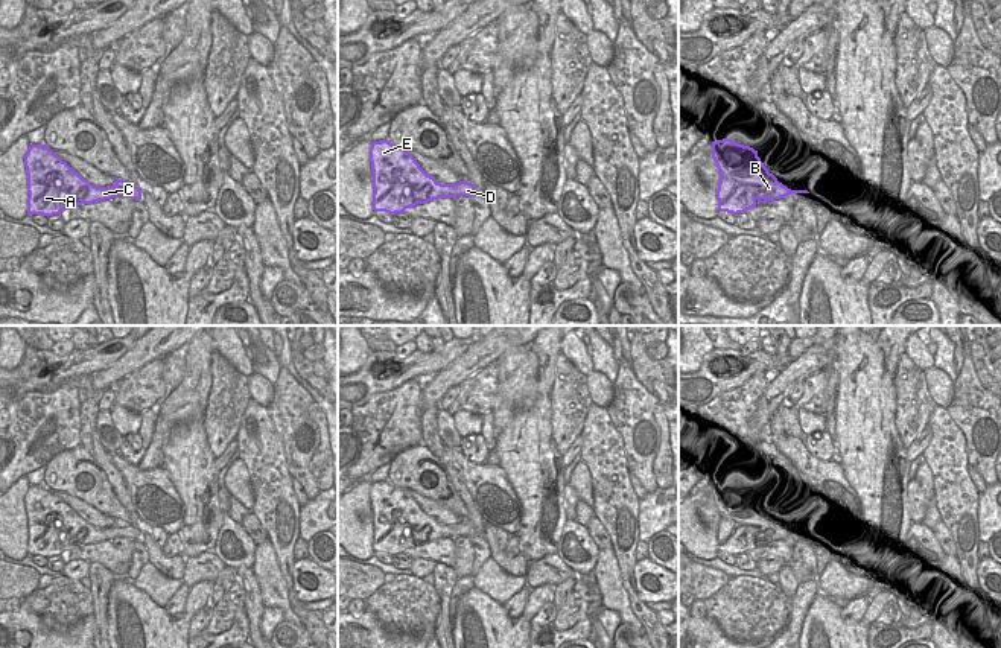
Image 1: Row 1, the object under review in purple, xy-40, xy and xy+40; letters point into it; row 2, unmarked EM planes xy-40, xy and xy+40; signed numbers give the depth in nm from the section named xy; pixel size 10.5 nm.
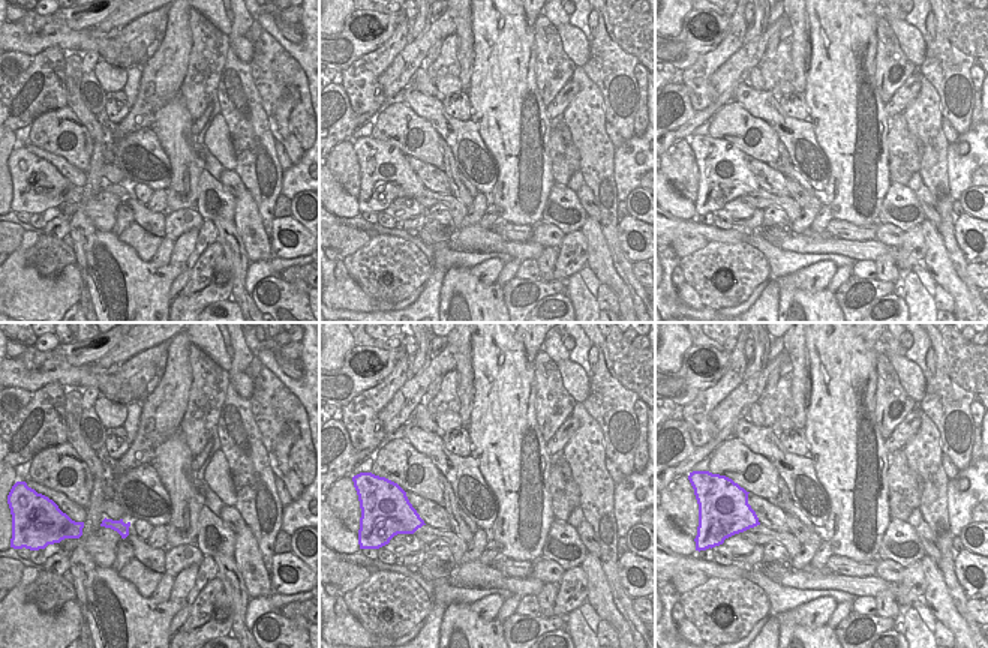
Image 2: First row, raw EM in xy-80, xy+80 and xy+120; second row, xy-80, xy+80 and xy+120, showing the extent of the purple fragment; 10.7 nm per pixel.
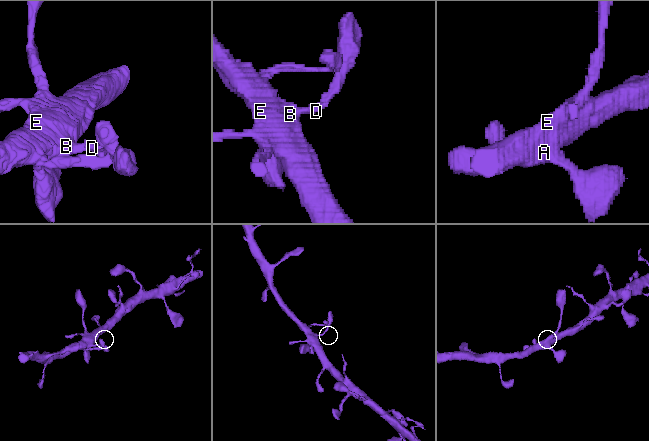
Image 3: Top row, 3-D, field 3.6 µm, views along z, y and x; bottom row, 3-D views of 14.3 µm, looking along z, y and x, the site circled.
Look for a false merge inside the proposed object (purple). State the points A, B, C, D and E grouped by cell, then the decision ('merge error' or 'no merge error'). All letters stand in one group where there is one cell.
groups A B C D E; no merge error

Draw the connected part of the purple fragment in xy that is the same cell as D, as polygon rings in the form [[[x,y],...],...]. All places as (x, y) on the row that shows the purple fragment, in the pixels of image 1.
[[[388,140],[371,143],[370,163],[373,170],[374,213],[396,214],[438,198],[472,198],[478,195],[475,186],[469,181],[456,184],[438,183],[420,167],[409,151]]]

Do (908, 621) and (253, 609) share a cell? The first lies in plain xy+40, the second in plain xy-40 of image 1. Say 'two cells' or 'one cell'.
two cells

